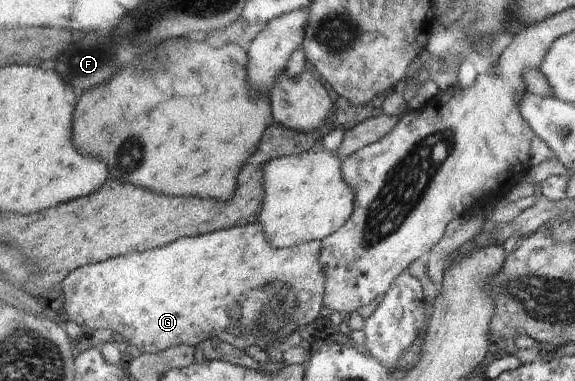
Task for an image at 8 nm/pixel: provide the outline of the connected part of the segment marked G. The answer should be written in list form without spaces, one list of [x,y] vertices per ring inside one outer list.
[[[259,223],[181,237],[162,247],[130,252],[100,263],[83,265],[70,272],[62,282],[61,292],[65,302],[59,313],[64,309],[67,321],[77,322],[89,330],[111,328],[118,340],[131,343],[142,353],[161,352],[180,344],[195,347],[211,337],[217,337],[238,349],[257,345],[265,350],[267,346],[278,343],[285,346],[288,337],[299,326],[311,324],[323,308],[325,277],[318,259],[320,248],[321,241],[284,249],[273,248],[265,240]]]

